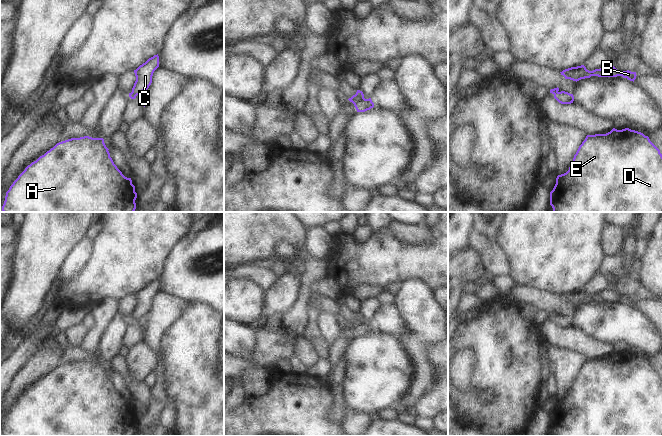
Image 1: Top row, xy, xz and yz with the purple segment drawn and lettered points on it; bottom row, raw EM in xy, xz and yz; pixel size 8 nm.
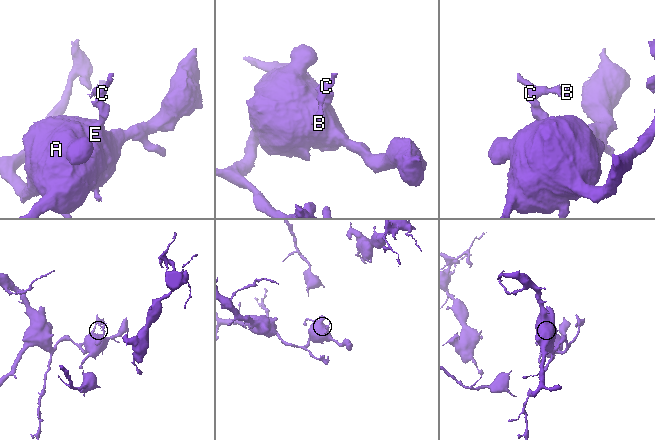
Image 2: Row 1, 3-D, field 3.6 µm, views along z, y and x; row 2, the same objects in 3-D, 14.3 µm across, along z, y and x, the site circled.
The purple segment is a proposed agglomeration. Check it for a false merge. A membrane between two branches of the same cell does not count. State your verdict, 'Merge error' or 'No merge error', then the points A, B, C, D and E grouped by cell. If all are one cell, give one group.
Merge error. Groups: A D E / B C

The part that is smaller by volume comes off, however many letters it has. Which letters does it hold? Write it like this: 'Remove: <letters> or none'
Remove: B, C

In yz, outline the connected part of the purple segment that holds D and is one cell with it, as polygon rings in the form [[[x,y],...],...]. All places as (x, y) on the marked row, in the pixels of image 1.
[[[629,128],[587,135],[569,170],[557,176],[550,205],[553,212],[662,212],[662,154],[648,136]]]

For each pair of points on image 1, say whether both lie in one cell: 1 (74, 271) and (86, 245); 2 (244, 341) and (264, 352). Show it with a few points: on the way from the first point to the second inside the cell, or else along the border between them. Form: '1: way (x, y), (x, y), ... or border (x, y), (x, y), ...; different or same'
1: way (74, 265), (82, 251); same
2: border (258, 331), (252, 355), (247, 359), (234, 356); different

